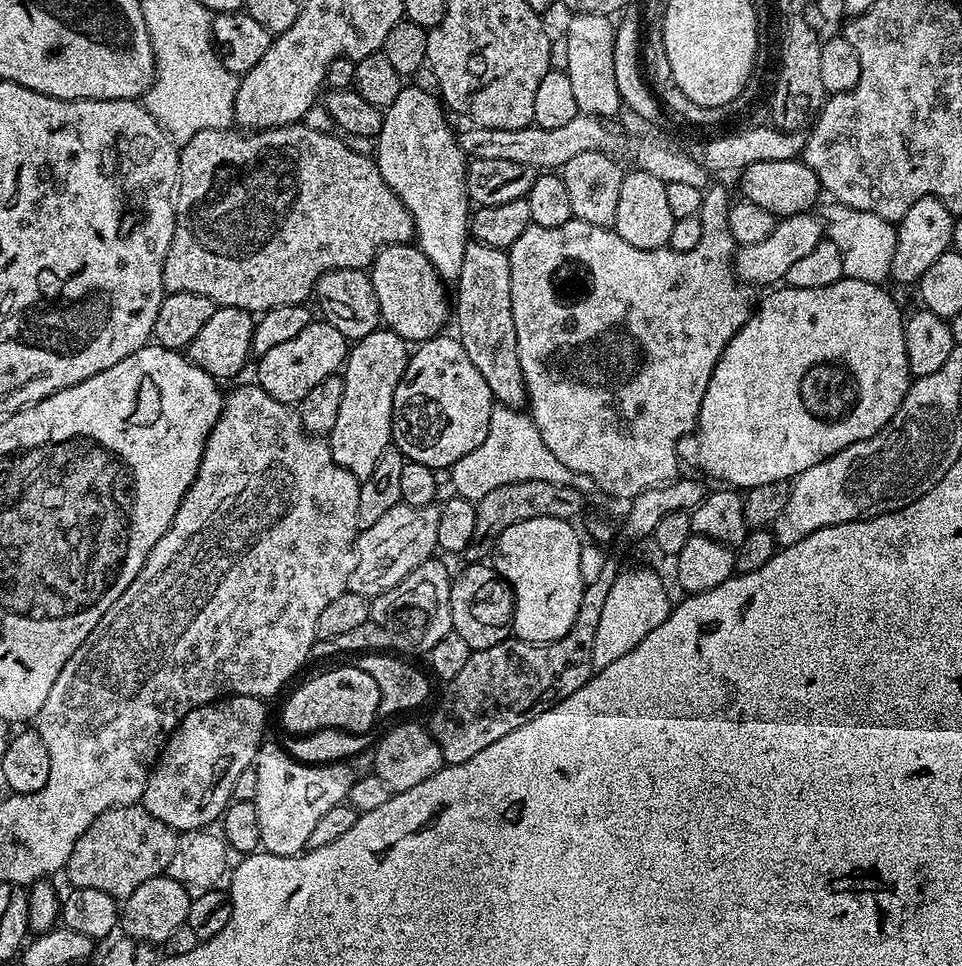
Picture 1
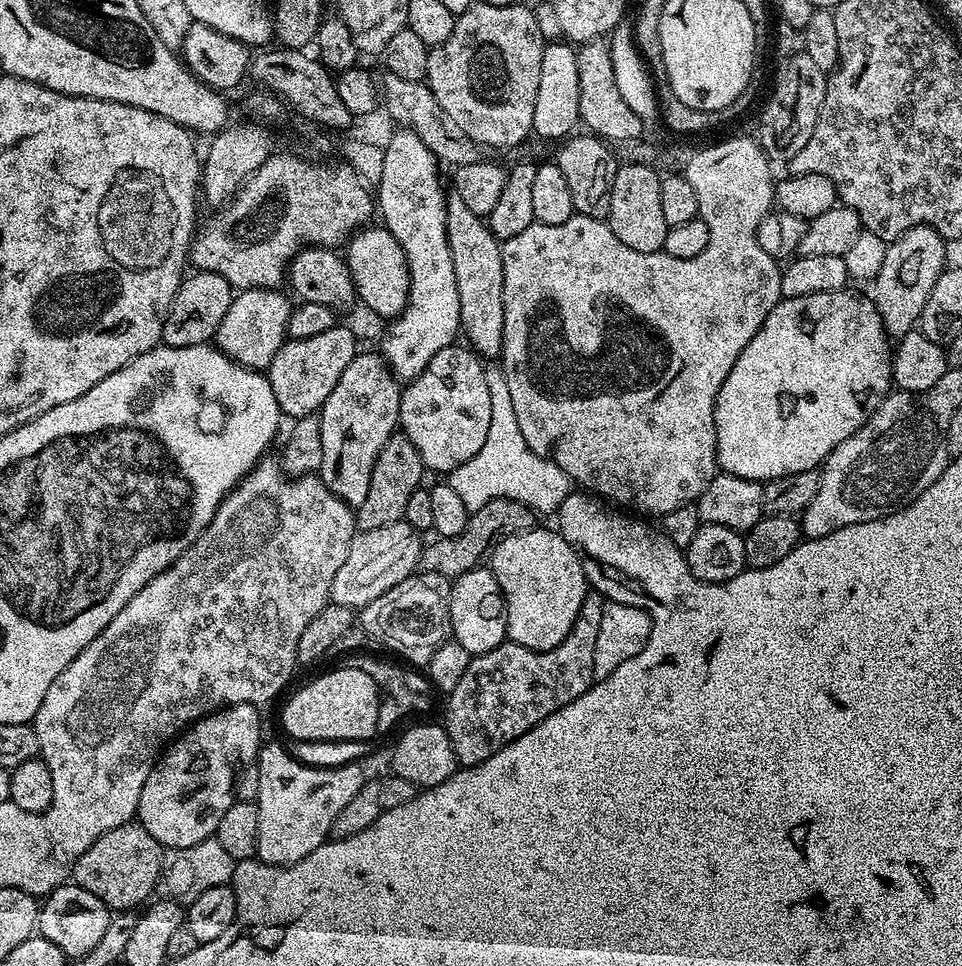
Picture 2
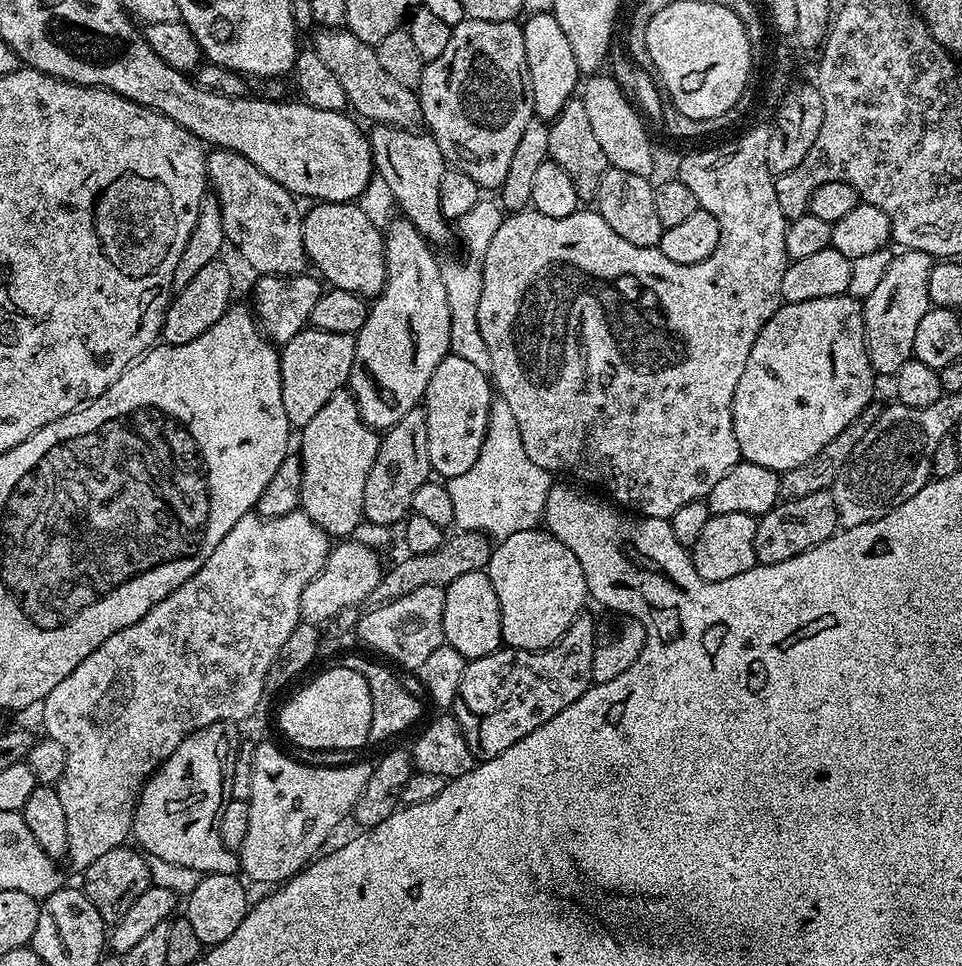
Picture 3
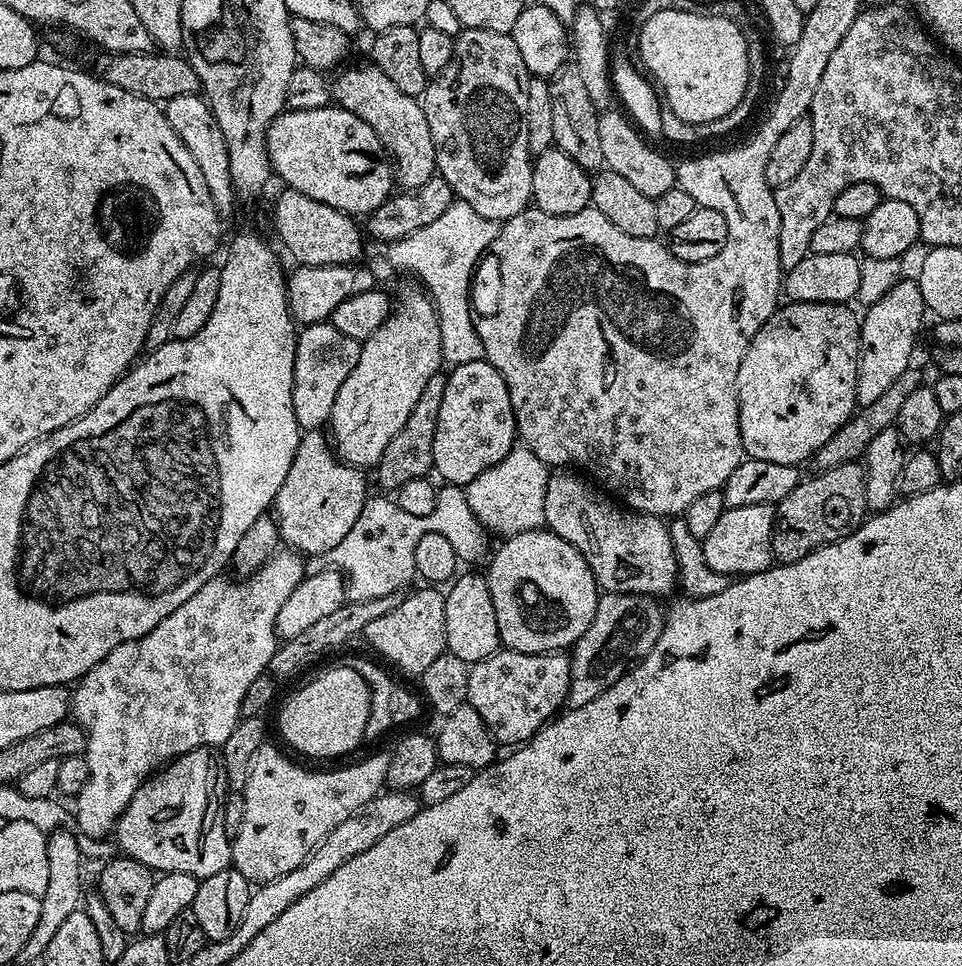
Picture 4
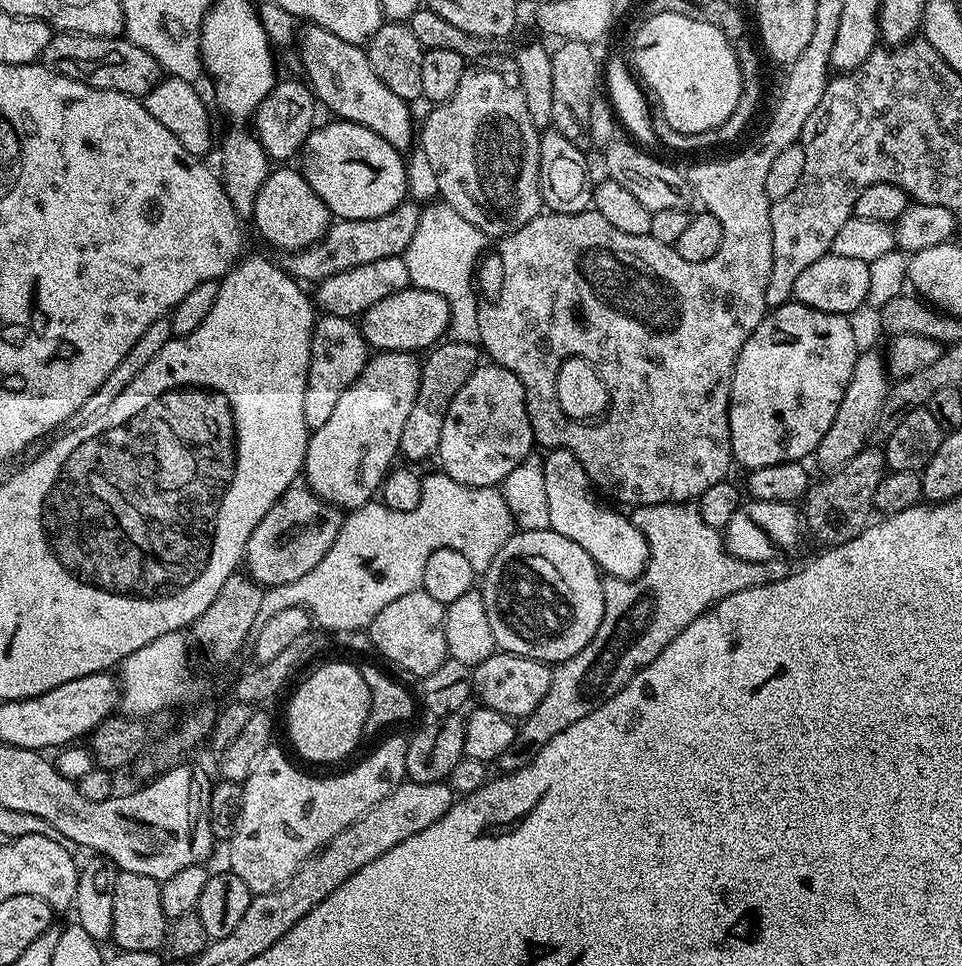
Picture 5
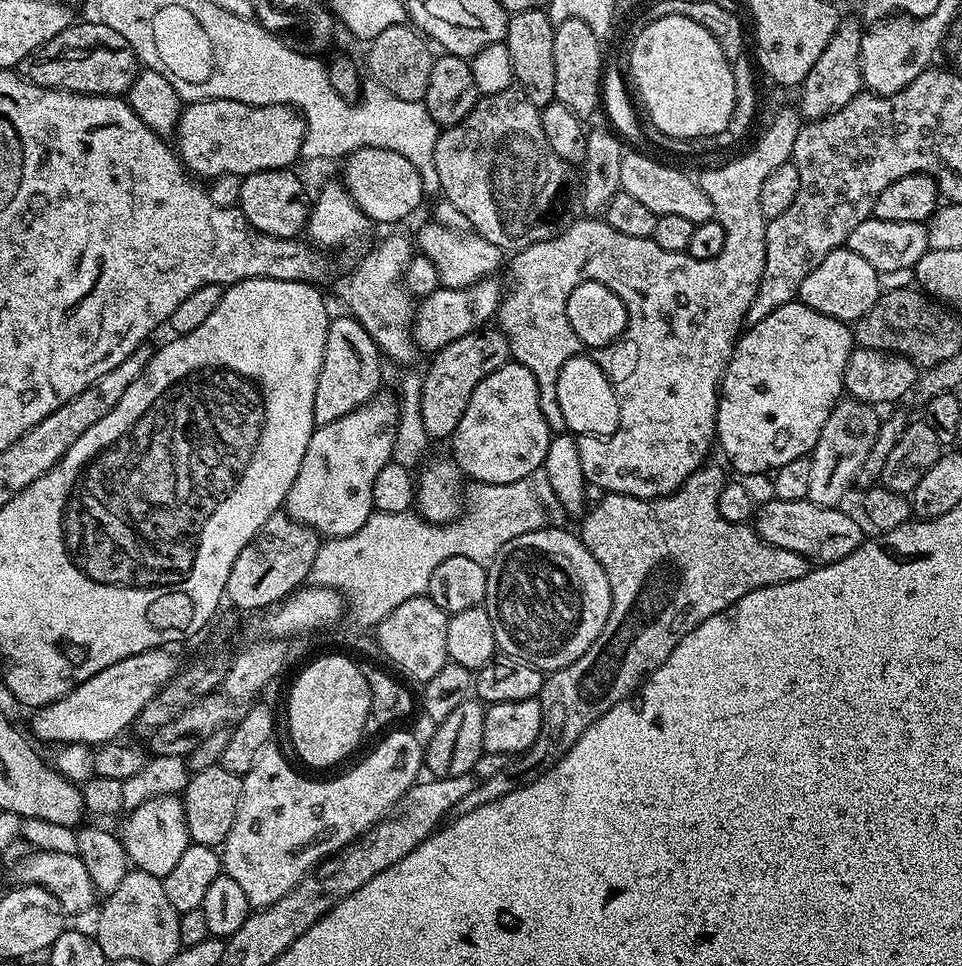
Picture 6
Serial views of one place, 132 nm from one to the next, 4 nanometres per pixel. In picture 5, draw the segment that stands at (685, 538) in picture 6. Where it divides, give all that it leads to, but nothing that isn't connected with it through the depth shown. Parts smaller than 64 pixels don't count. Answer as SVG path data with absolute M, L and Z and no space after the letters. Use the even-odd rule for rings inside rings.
M695 503L642 504L631 509L630 519L648 543L648 565L637 580L619 580L613 576L604 580L604 613L594 638L590 638L588 645L578 650L574 658L563 660L552 668L550 690L546 690L546 698L534 706L530 715L523 717L514 742L506 746L506 751L500 755L498 764L504 772L517 772L519 768L526 767L539 754L540 748L546 746L550 738L554 738L554 734L562 734L566 726L586 718L586 714L598 710L602 702L614 698L614 694L628 685L635 672L654 662L654 658L658 658L658 654L662 654L662 650L666 650L666 646L678 638L683 628L690 626L690 622L697 620L719 600L730 594L738 594L738 590L782 582L782 578L790 574L787 559L750 562L734 558L734 554L730 554L724 544L723 535L717 529L706 526Z

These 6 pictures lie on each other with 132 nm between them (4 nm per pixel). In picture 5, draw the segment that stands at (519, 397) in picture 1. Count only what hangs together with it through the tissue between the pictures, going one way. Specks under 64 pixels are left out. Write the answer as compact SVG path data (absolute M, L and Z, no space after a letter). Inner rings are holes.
M309 23L305 28L308 29L299 33L298 49L300 60L304 63L303 75L317 101L323 107L325 104L333 117L366 126L374 130L374 134L386 138L386 142L390 142L390 146L400 153L407 153L407 148L414 144L414 124L412 128L409 101L398 98L398 94L391 92L386 82L374 74L367 51L361 45L342 42L338 34L330 34L330 30L317 24Z

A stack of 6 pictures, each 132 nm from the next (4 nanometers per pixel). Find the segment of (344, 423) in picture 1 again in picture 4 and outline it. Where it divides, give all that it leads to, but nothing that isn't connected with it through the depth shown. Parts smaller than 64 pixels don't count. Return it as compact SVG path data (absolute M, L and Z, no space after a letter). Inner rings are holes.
M305 431L298 442L294 462L290 462L290 470L274 501L279 539L283 543L285 540L289 549L308 558L332 552L340 543L343 545L349 539L347 536L357 531L362 510L370 500L364 476L361 469L338 459L323 431Z

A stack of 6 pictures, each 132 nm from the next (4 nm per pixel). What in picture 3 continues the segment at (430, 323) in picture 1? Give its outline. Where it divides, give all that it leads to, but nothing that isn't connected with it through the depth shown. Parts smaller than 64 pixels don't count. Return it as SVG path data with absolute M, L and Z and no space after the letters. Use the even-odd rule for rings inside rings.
M316 202L312 209L303 213L304 245L314 269L331 287L350 290L365 298L380 295L386 282L386 254L384 253L385 233L356 202L329 204Z

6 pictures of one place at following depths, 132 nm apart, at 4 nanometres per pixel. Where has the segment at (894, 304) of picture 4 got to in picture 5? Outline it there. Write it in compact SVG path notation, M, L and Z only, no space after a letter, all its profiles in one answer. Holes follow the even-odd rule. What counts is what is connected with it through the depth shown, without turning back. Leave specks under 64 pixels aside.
M861 351L854 362L854 374L850 374L850 386L846 386L846 394L842 394L842 406L838 406L838 414L834 414L834 422L830 430L826 430L826 438L817 446L814 460L817 460L824 470L838 470L854 454L858 454L869 443L868 435L872 427L877 427L880 418L880 408L888 396L890 377L883 355L876 352Z

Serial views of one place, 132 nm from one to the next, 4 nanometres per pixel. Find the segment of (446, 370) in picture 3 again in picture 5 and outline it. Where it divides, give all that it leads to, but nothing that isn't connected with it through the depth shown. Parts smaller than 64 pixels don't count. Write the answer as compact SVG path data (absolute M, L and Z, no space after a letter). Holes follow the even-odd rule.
M481 363L454 394L438 453L439 467L454 482L475 488L503 485L506 474L534 452L532 427L526 410L526 390L510 370L500 364Z

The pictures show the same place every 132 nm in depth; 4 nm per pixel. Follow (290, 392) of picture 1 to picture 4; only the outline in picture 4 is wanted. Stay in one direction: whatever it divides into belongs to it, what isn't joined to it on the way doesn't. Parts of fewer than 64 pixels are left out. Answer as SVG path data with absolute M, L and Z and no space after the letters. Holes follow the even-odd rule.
M331 322L305 324L299 329L294 350L292 405L301 430L320 430L331 421L334 398L338 398L342 382L350 378L350 370L358 366L360 345L361 341L346 338L346 334L334 330Z

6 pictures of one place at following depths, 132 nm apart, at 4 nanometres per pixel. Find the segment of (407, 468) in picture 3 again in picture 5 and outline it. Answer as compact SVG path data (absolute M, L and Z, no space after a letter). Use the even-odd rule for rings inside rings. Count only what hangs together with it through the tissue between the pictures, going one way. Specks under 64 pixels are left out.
M454 339L435 345L423 357L420 365L418 394L414 398L414 406L410 409L406 423L402 426L399 450L401 457L405 456L408 460L424 460L427 456L435 457L439 453L442 426L446 423L446 410L450 410L450 402L454 402L454 394L462 390L466 378L474 374L481 360L482 352L477 345L458 342Z

